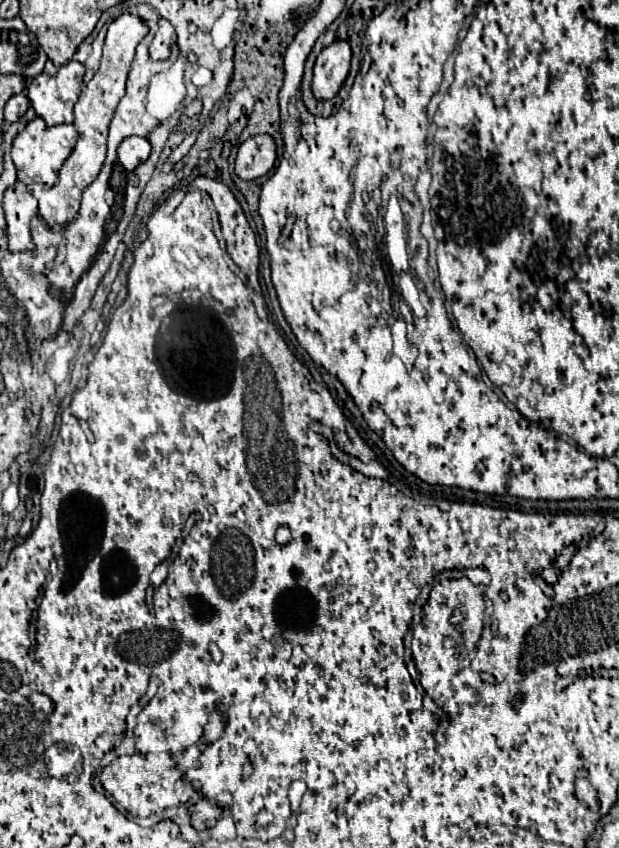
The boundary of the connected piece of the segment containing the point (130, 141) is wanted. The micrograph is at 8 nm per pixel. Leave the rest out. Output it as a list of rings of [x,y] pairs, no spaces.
[[[142,136],[126,138],[118,148],[118,160],[122,162],[122,166],[128,172],[138,168],[138,164],[142,164],[142,160],[148,160],[148,156],[150,156],[150,142]]]

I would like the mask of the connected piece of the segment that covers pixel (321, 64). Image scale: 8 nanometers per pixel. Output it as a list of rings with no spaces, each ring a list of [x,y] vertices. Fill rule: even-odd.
[[[336,40],[318,54],[312,80],[312,92],[318,100],[330,100],[340,90],[348,76],[350,60],[352,50],[346,40]]]

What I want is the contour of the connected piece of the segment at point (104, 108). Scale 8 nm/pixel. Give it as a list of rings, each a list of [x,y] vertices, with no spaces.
[[[120,14],[108,26],[100,68],[94,74],[94,78],[86,84],[86,88],[82,90],[82,94],[74,106],[74,126],[76,126],[80,138],[78,138],[72,154],[68,156],[68,160],[64,162],[64,166],[60,170],[58,184],[52,186],[50,190],[42,192],[38,198],[40,216],[44,218],[44,222],[48,226],[70,224],[70,220],[74,220],[74,216],[78,214],[84,188],[94,182],[94,176],[98,176],[98,172],[104,164],[104,158],[106,158],[106,140],[108,140],[106,132],[110,128],[114,108],[118,106],[118,100],[124,96],[124,82],[126,82],[128,70],[130,70],[130,64],[134,60],[134,50],[146,34],[148,34],[148,26],[132,14]]]

